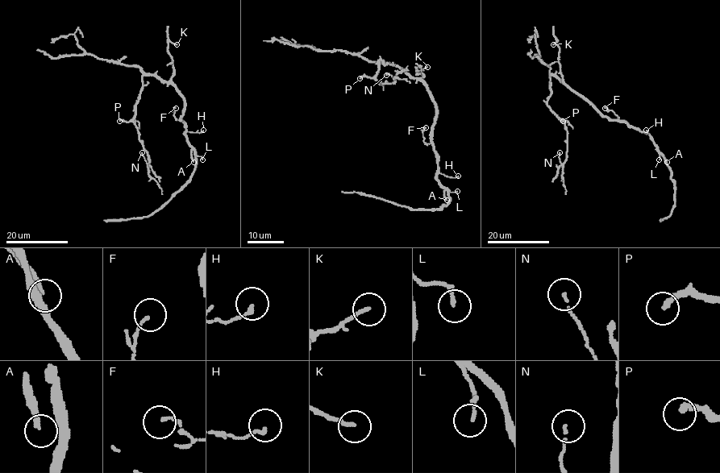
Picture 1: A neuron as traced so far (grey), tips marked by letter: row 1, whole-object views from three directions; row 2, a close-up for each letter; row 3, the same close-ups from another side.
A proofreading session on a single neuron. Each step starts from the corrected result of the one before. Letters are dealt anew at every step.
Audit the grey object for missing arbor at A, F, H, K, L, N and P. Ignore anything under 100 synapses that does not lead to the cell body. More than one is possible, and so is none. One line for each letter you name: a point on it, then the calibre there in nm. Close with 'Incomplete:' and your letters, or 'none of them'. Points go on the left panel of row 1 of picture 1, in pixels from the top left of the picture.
A: Place: (193, 162). Thickness 240 nm
Incomplete: A

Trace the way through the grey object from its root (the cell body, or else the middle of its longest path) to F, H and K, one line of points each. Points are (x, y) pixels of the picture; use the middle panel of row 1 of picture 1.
F: (434, 118), (430, 143), (424, 142), (422, 130), (426, 127)
H: (434, 118), (432, 143), (438, 172), (448, 176), (458, 176)
K: (434, 118), (435, 102), (421, 80), (424, 76), (421, 73), (417, 75), (418, 70), (427, 67)

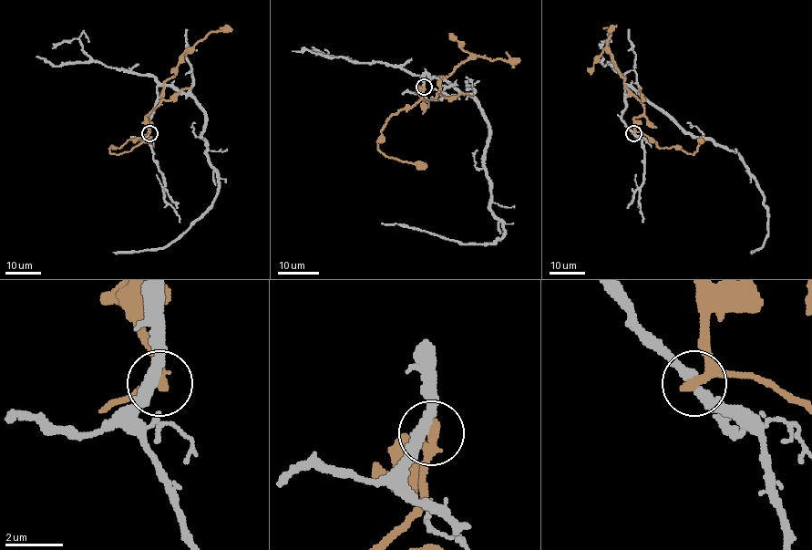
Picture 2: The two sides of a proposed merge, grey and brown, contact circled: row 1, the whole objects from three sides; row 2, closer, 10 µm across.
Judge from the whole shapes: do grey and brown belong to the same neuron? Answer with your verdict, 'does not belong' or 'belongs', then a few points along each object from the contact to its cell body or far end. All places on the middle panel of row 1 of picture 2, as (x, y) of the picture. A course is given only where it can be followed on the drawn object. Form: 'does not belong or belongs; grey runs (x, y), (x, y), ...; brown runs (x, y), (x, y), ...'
does not belong; grey runs (424, 87), (425, 72), (445, 78), (480, 108), (490, 207), (504, 235), (458, 243), (381, 223); brown runs (424, 87), (419, 95), (433, 99), (440, 88), (441, 77), (476, 56), (520, 60)

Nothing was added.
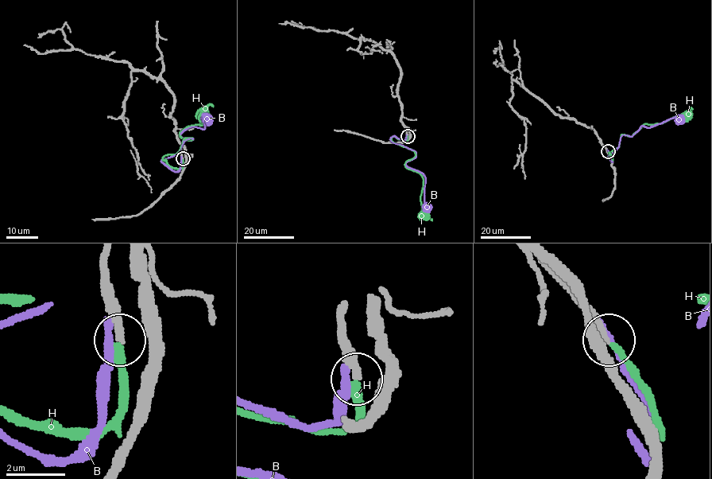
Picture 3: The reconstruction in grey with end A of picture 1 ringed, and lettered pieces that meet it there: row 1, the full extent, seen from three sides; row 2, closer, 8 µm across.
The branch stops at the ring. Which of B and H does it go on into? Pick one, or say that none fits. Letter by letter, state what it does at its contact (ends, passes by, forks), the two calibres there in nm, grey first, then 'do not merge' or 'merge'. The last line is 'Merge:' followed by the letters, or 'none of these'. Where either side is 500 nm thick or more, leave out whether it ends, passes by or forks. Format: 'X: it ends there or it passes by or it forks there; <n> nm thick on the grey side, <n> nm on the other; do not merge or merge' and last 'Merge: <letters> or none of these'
B: it ends there; 280 nm thick on the grey side, 220 nm on the other; do not merge
H: it ends there; 280 nm thick on the grey side, 240 nm on the other; merge
Merge: H

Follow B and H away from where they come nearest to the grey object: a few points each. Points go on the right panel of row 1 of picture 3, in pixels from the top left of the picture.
B: (607, 149), (612, 161), (608, 156), (617, 149), (621, 136), (631, 136), (642, 126), (649, 127), (678, 118)
H: (608, 152), (613, 159), (609, 153), (617, 147), (621, 137), (632, 135), (644, 124), (662, 123), (686, 114)

